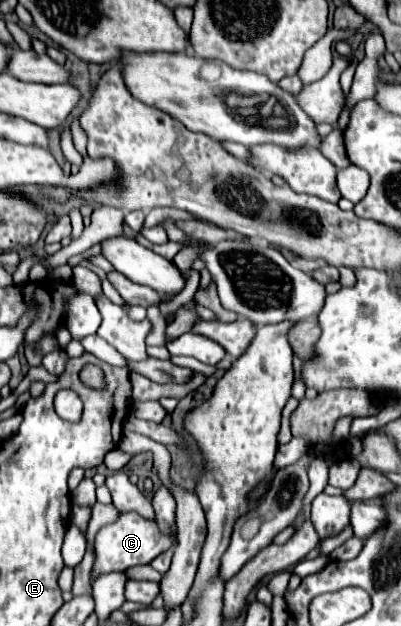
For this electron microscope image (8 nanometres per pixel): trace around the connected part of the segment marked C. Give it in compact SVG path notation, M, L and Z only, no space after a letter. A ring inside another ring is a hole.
M135 511L121 513L115 523L101 527L97 533L97 559L95 559L95 565L91 571L91 583L99 575L105 575L111 571L127 571L129 567L135 567L135 565L147 565L157 555L167 551L169 547L171 547L171 543L167 541L167 537L163 537L159 533L155 521L145 519Z

